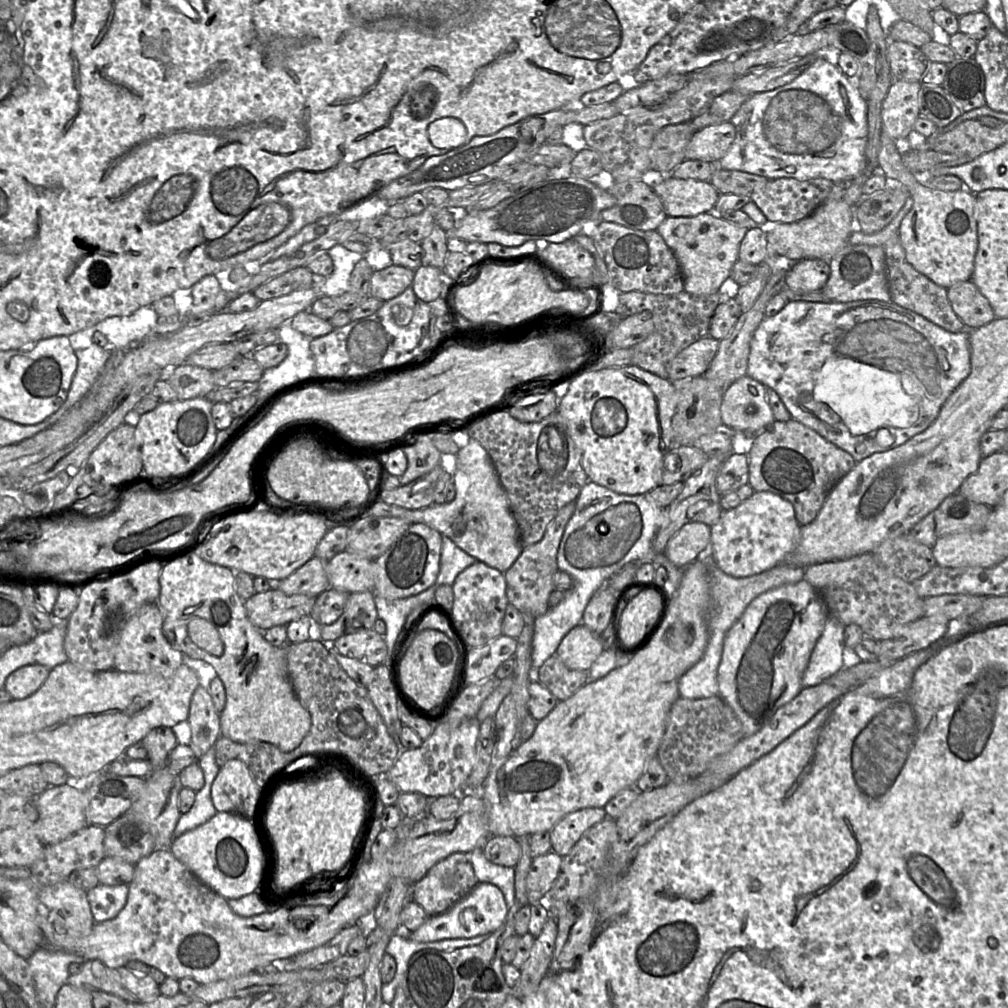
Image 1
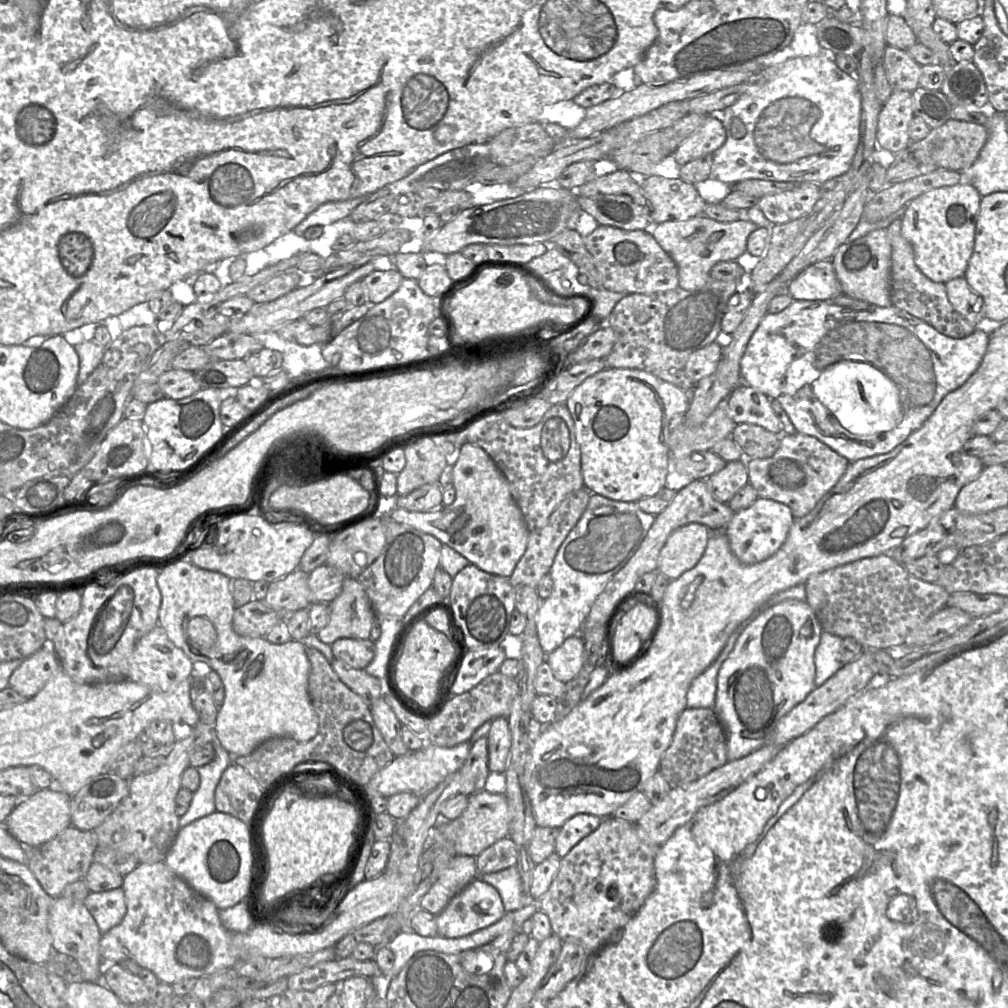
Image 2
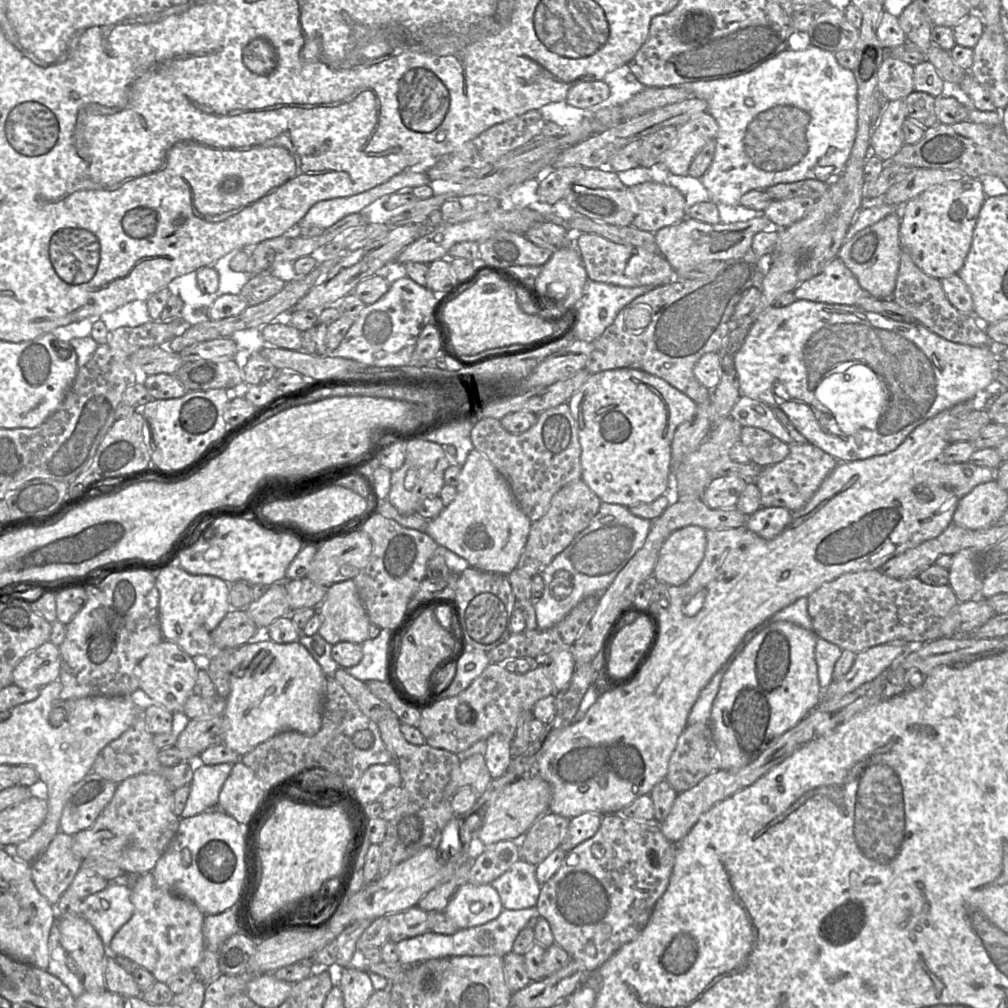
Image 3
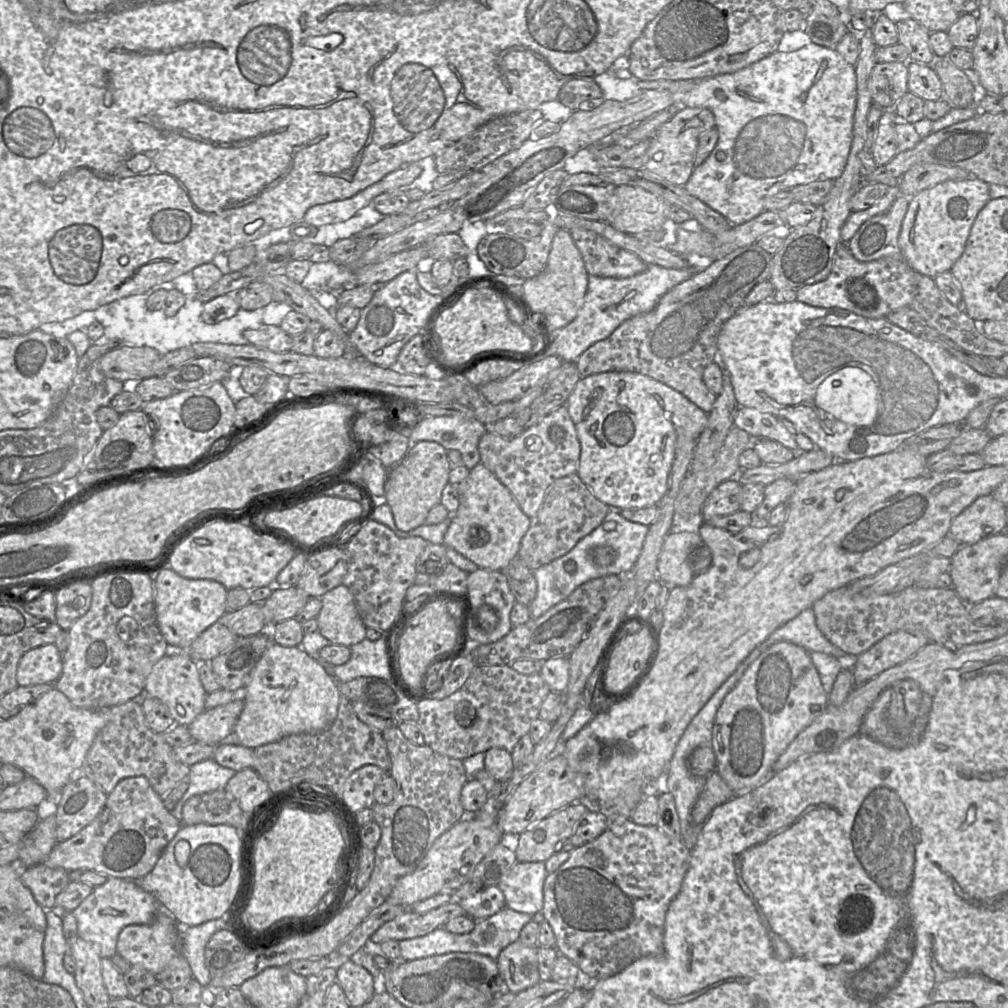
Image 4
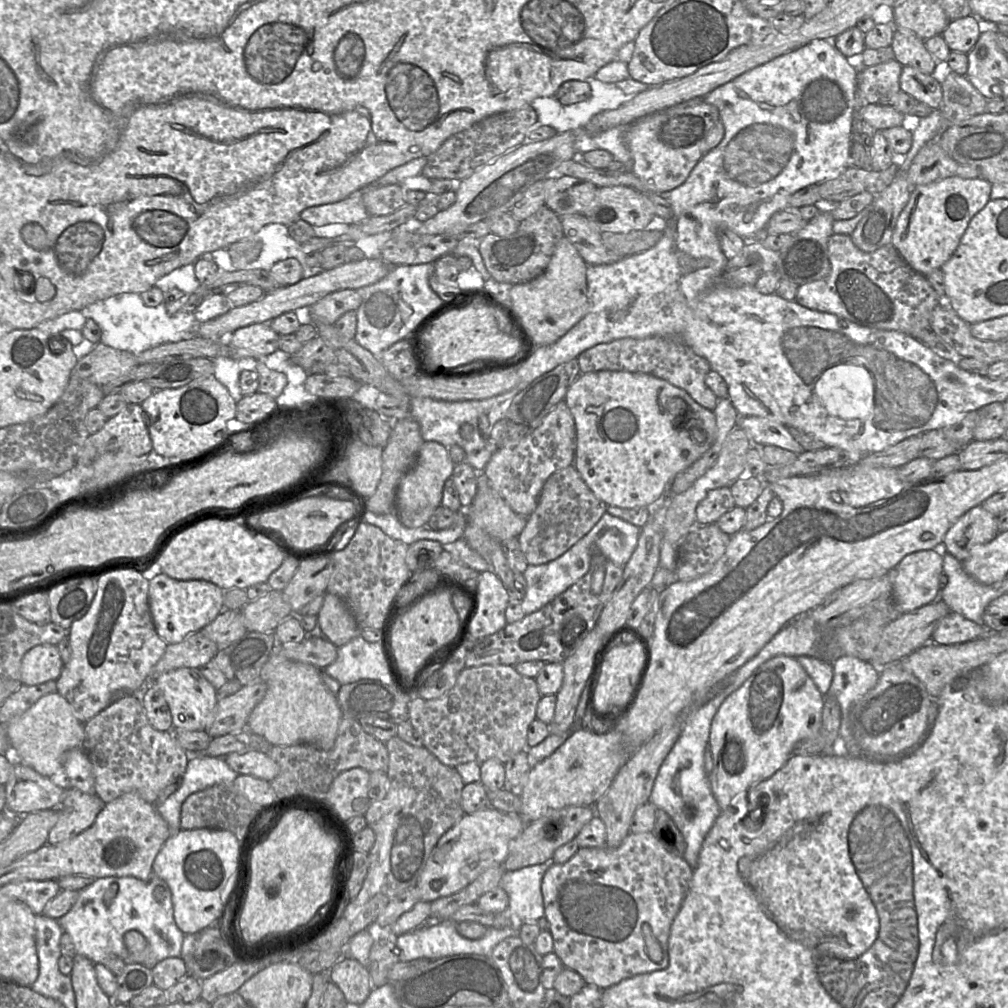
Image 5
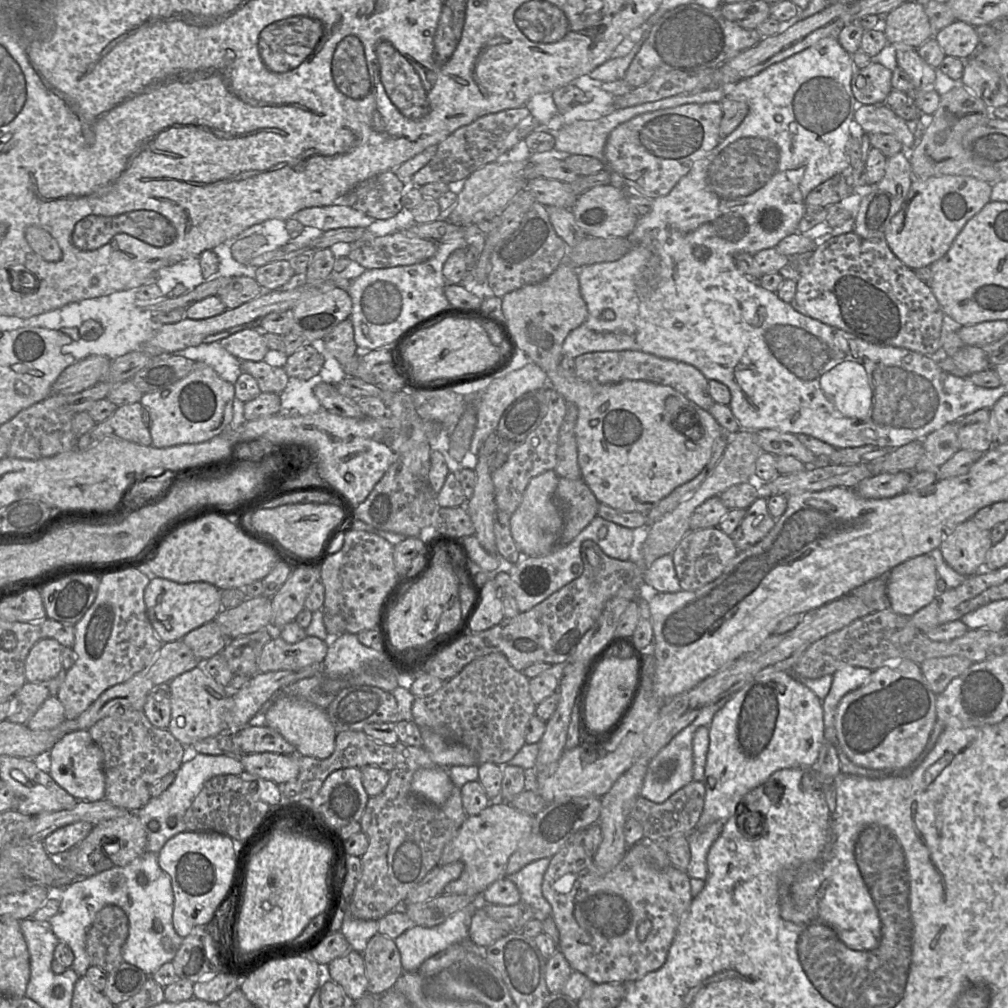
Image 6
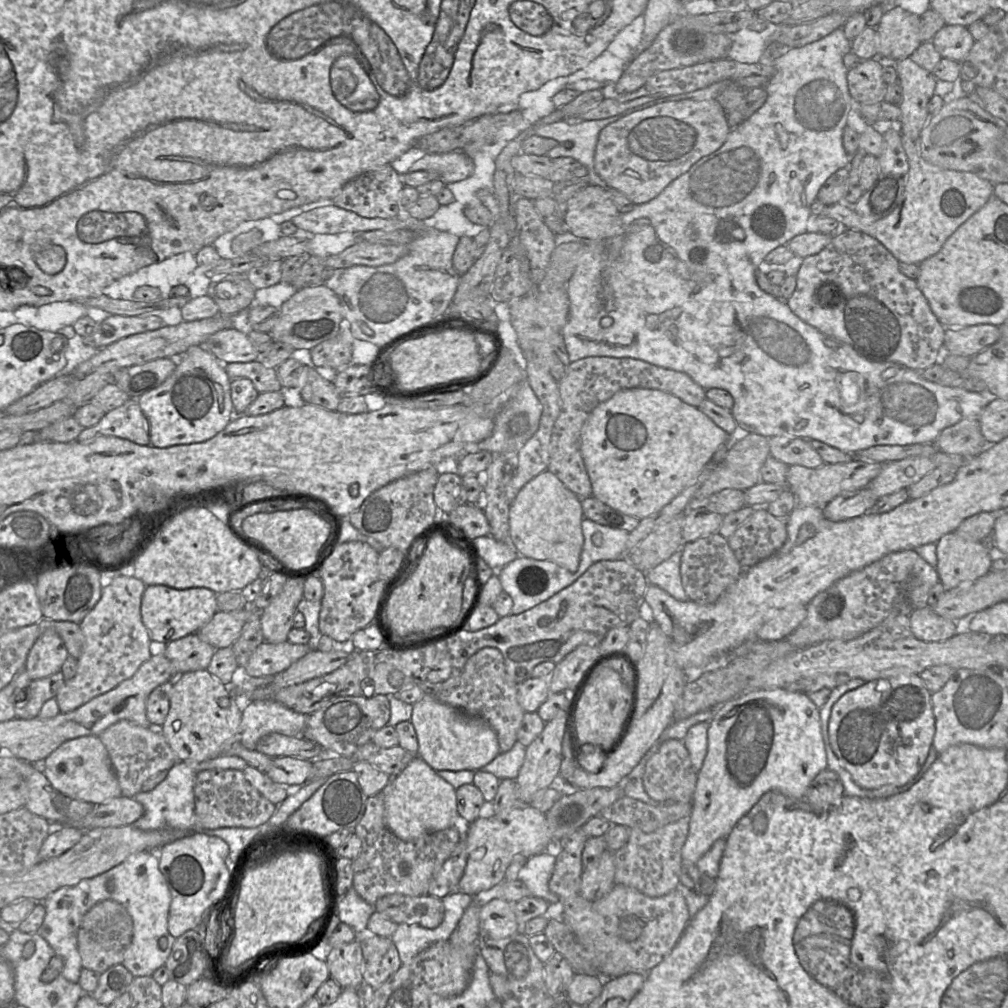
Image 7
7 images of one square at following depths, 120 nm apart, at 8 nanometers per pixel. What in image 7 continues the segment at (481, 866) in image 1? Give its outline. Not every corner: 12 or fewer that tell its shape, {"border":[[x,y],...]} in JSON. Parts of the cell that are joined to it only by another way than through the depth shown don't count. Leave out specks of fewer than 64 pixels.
{"border":[[555,844],[528,858],[518,873],[532,896],[556,904],[548,886]]}

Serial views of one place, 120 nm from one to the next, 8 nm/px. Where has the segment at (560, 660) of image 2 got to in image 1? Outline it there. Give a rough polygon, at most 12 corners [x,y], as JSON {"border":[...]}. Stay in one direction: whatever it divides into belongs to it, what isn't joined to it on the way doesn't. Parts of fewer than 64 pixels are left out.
{"border":[[580,623],[556,654],[568,668],[589,671],[601,635]]}

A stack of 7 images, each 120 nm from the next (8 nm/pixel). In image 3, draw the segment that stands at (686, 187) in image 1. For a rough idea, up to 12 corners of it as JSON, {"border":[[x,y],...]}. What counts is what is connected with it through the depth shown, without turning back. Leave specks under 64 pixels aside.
{"border":[[643,182],[631,226],[655,233],[686,218],[686,199],[670,184]]}

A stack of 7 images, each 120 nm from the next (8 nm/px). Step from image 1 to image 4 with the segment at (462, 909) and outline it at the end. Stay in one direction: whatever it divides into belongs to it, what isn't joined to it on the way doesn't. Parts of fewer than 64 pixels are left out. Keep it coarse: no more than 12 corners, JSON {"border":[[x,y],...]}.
{"border":[[497,886],[457,902],[474,921],[506,907]]}

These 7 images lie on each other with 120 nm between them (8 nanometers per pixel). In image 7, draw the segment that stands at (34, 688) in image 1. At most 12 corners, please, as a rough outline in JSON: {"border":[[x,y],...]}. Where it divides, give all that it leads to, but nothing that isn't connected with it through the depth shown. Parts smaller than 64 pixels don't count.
{"border":[[47,629],[30,649],[31,680],[61,672],[68,656],[59,634]]}

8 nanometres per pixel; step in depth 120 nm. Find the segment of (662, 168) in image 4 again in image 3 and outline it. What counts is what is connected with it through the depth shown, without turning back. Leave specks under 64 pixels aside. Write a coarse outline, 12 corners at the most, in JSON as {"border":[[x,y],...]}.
{"border":[[707,111],[678,126],[675,144],[660,163],[685,176],[695,155],[716,138]]}

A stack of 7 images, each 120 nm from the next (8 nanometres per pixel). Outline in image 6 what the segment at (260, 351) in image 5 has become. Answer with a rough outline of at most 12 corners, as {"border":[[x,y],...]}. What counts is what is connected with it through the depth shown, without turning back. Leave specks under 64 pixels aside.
{"border":[[248,328],[219,342],[239,360],[260,362],[269,350],[263,333]]}

